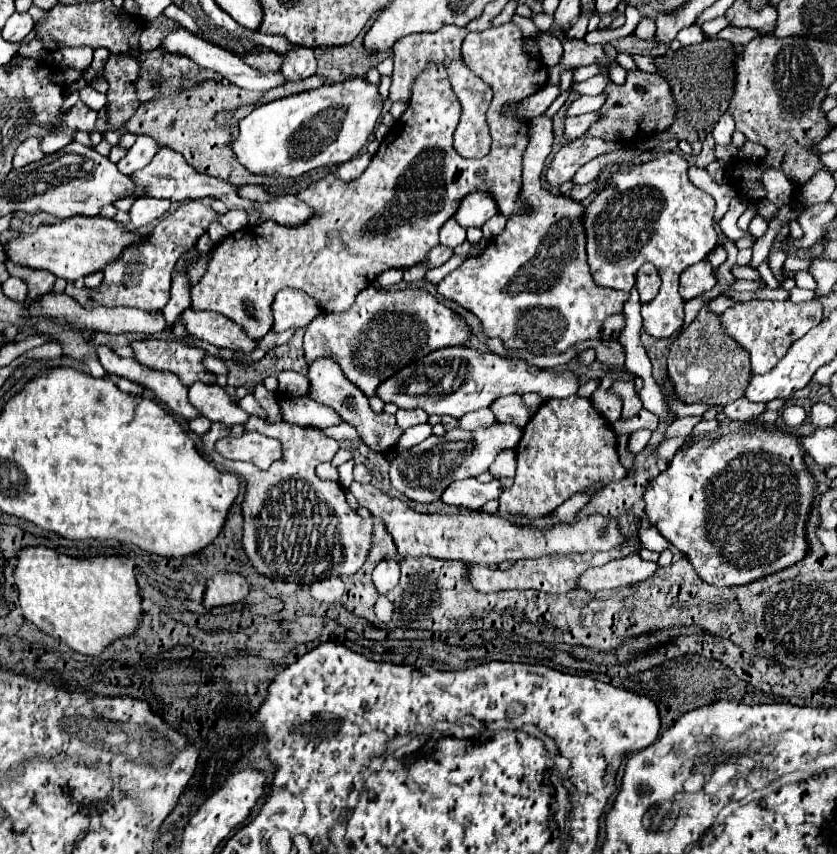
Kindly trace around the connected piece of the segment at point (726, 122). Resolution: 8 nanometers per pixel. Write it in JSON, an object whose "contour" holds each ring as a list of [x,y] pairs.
{"contour":[[[723,114],[721,120],[717,122],[715,130],[713,130],[713,138],[715,138],[715,144],[721,144],[721,146],[729,146],[731,144],[731,134],[735,130],[735,122],[729,114]]]}

